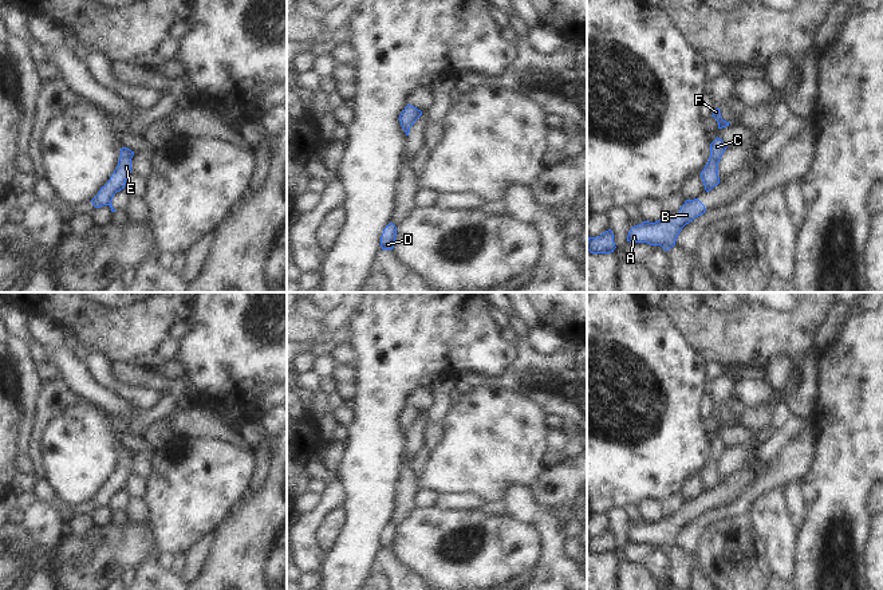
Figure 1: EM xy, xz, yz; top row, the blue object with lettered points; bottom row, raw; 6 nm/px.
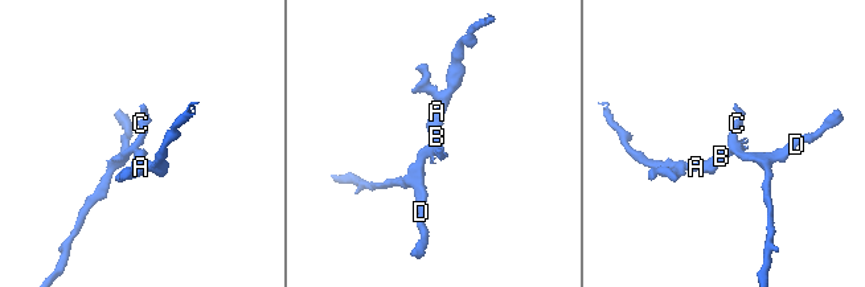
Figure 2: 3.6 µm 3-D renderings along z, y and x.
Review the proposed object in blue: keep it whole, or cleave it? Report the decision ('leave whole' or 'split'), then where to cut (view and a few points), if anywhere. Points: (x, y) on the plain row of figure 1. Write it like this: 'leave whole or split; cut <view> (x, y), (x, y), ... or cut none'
split; cut xy (113, 495), (107, 504)

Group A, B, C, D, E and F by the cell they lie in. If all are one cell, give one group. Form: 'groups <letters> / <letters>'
groups A B / C D E F

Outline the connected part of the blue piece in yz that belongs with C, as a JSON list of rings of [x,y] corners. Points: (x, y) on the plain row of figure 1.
[[[718,437],[710,444],[710,457],[703,471],[701,472],[705,491],[713,489],[720,484],[718,463],[726,448],[726,444]]]

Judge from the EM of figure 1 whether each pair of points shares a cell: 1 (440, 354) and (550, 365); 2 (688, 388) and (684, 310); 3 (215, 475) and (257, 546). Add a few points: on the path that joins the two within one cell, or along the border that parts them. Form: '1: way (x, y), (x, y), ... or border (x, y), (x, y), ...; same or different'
1: border (516, 358), (500, 374), (485, 376); different
2: border (666, 315), (675, 330), (705, 362); different
3: border (244, 492), (215, 531); different

